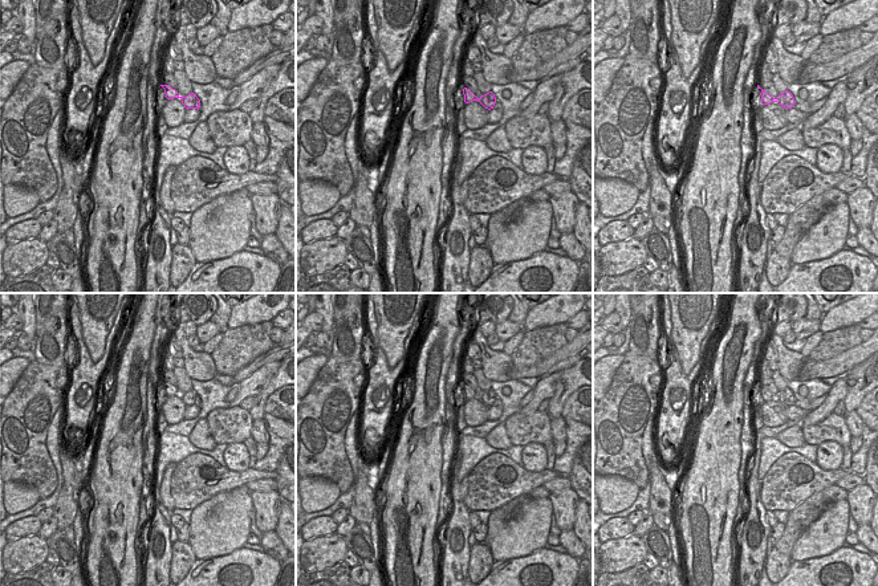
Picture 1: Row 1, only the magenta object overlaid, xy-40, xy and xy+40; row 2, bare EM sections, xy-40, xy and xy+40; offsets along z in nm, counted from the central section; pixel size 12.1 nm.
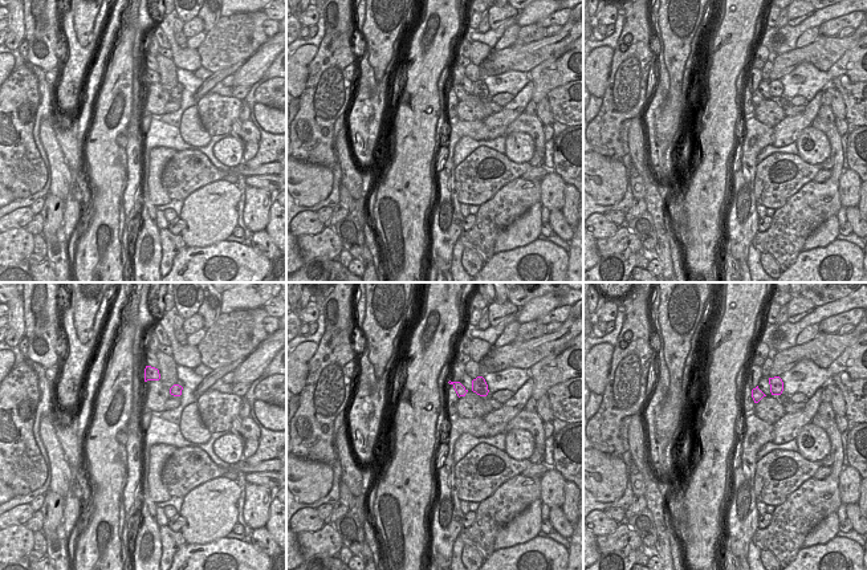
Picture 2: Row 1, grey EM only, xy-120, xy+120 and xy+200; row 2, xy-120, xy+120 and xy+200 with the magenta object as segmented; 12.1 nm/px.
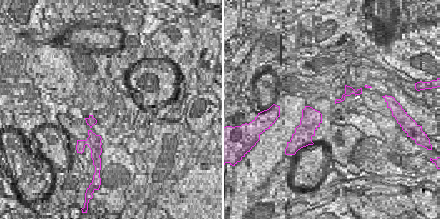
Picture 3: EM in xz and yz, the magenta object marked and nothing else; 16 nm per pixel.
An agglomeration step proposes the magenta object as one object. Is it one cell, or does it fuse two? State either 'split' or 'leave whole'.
leave whole

